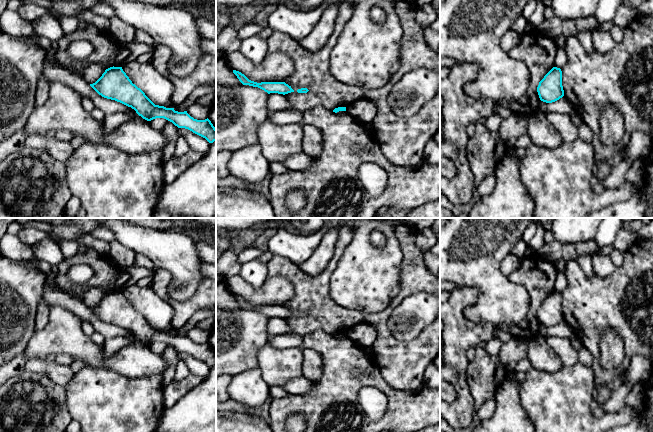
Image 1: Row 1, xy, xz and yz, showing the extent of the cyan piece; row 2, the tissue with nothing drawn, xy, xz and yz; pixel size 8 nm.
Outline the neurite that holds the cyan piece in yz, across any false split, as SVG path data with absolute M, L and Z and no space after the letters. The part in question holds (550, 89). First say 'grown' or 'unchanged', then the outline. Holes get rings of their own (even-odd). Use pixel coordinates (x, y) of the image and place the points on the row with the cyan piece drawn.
unchanged; M553 67L539 82L537 92L541 101L552 103L564 96L562 71Z

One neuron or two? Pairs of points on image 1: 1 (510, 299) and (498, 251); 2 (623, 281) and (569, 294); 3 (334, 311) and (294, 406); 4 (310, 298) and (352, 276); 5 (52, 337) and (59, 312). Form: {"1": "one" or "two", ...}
{"1": "one", "2": "one", "3": "two", "4": "two", "5": "one"}

